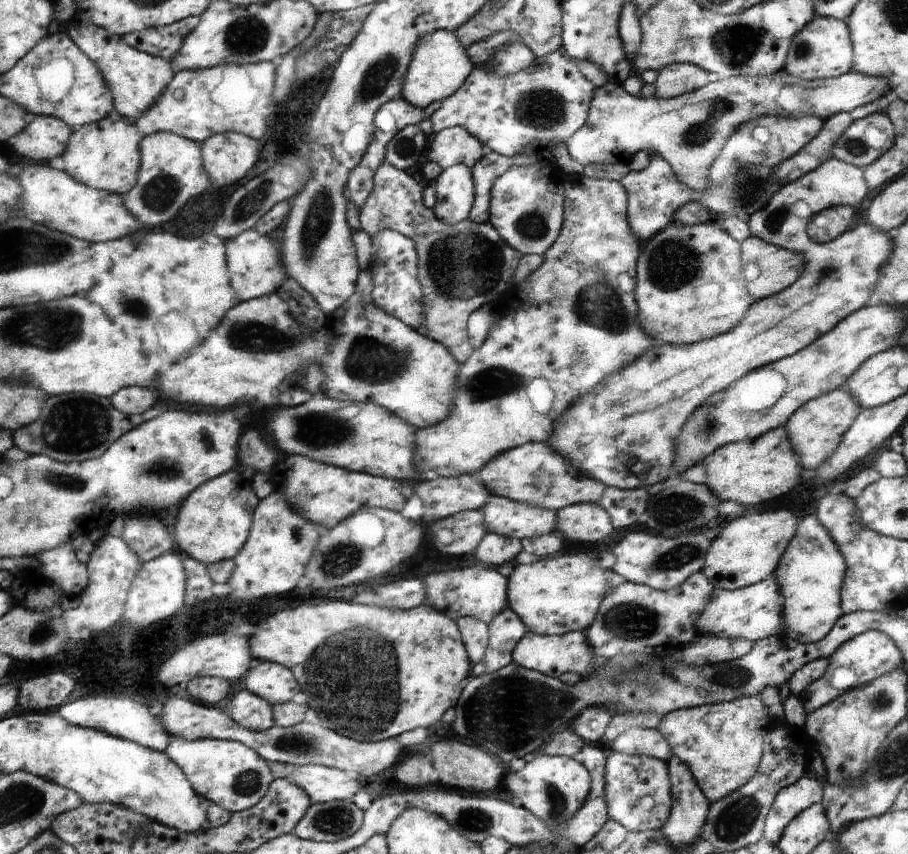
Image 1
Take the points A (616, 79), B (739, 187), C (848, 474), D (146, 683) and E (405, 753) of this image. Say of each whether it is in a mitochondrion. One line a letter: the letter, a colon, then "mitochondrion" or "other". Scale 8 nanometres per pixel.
A: other
B: mitochondrion
C: other
D: other
E: other

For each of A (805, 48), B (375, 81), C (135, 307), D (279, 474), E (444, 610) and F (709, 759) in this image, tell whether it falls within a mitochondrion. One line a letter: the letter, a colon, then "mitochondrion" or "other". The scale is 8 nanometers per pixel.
A: mitochondrion
B: mitochondrion
C: mitochondrion
D: other
E: other
F: other

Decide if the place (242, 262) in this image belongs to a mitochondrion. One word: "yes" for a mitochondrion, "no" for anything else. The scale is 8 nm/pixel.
no

